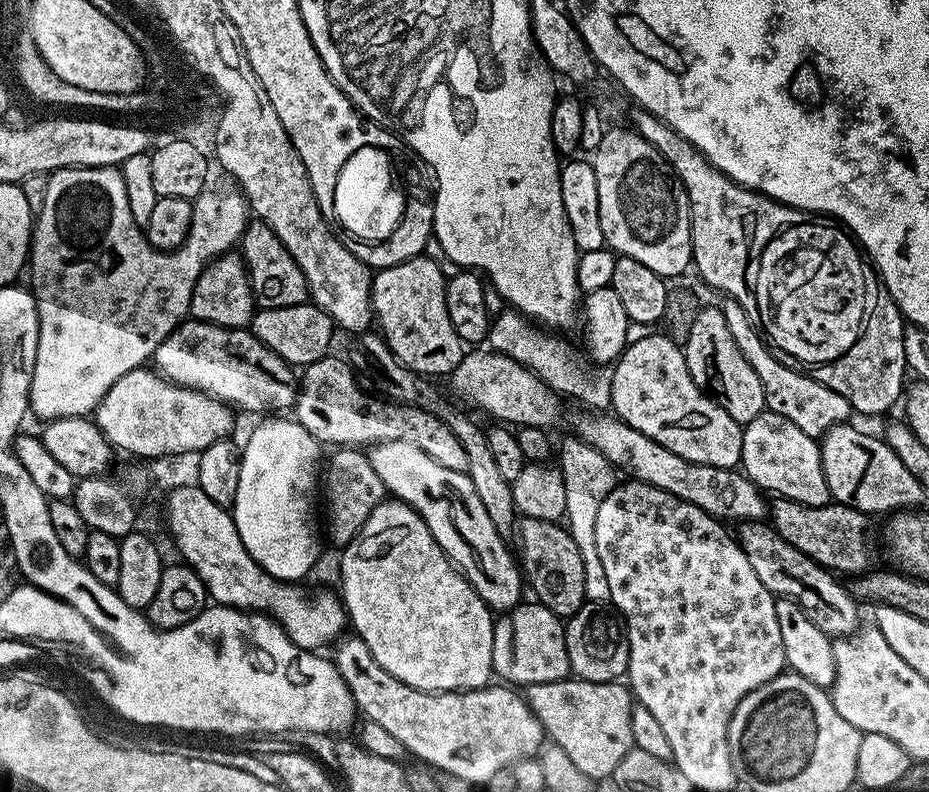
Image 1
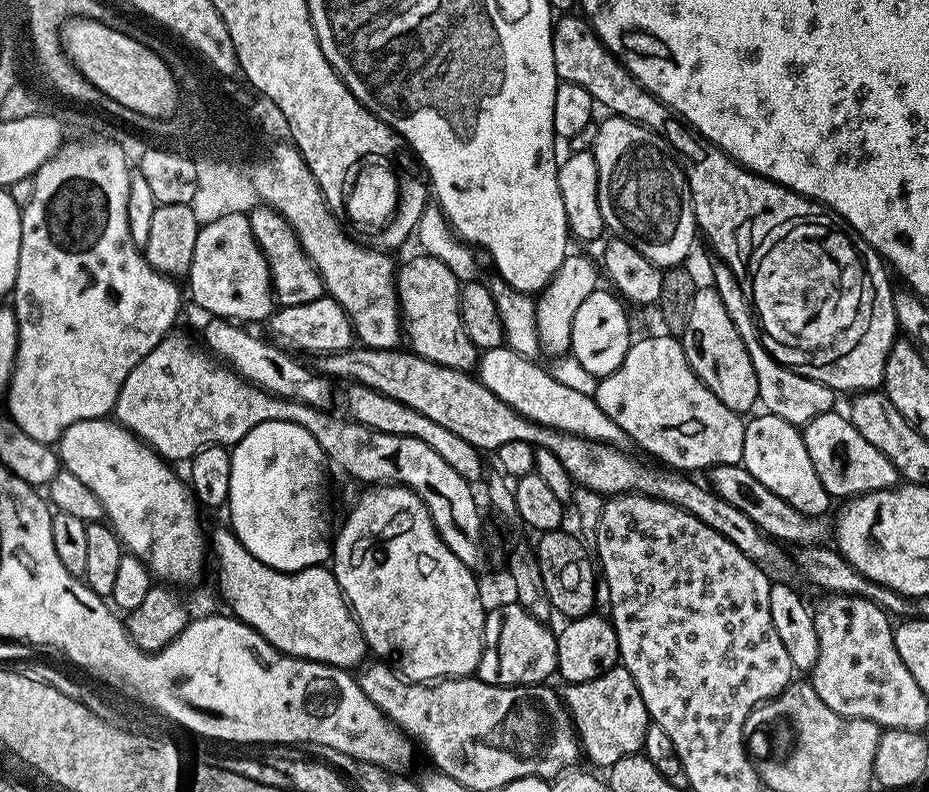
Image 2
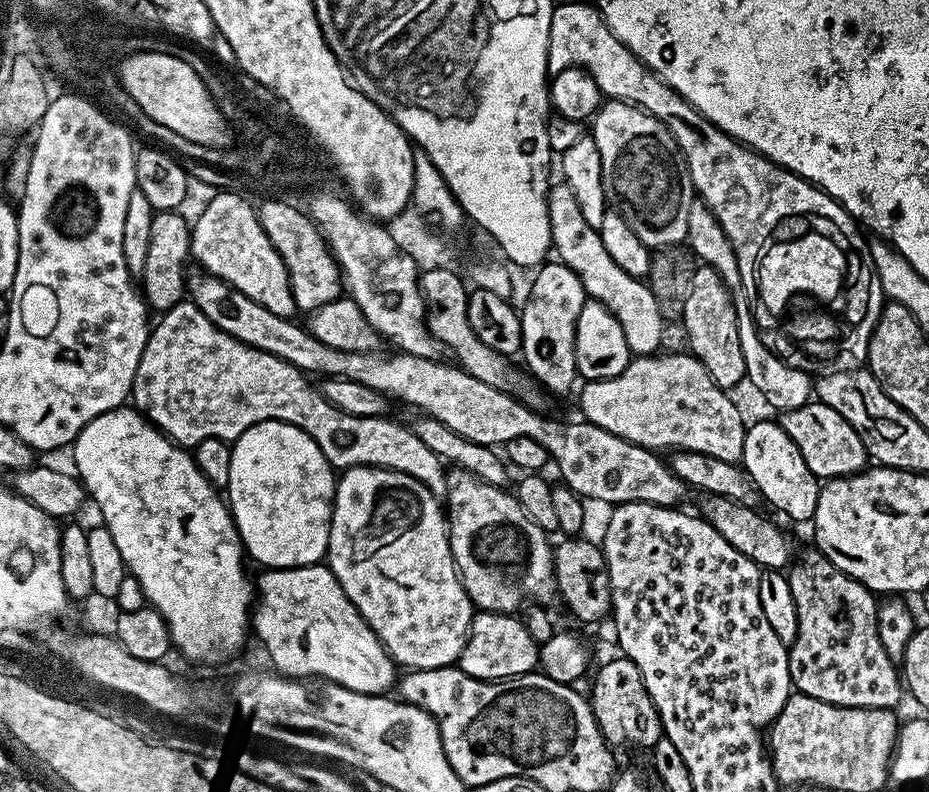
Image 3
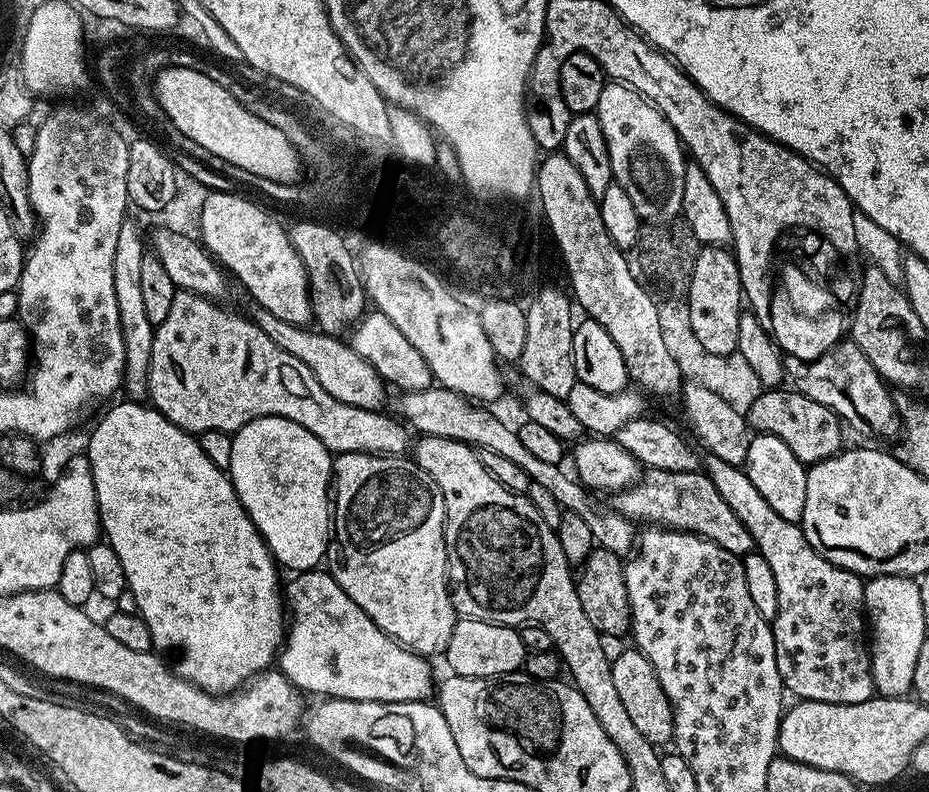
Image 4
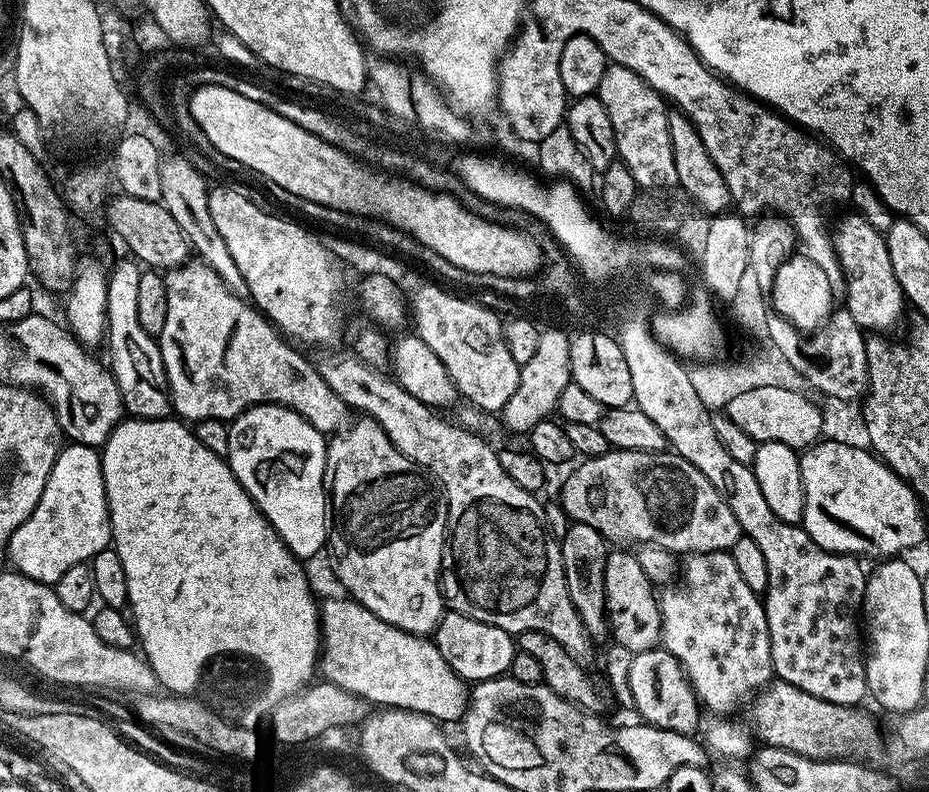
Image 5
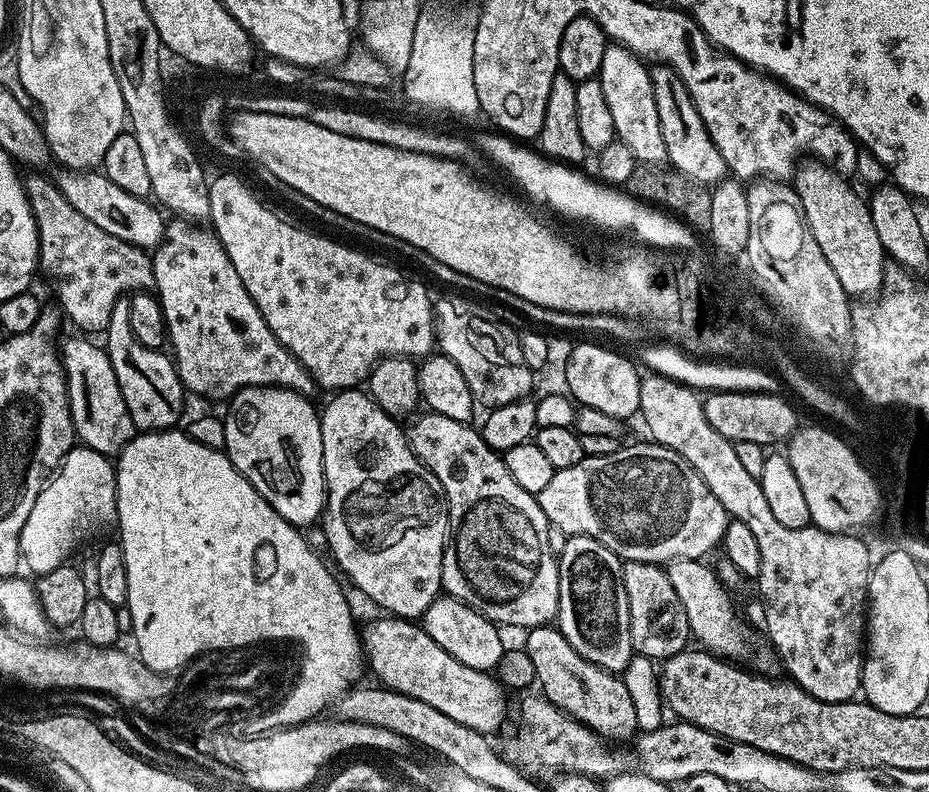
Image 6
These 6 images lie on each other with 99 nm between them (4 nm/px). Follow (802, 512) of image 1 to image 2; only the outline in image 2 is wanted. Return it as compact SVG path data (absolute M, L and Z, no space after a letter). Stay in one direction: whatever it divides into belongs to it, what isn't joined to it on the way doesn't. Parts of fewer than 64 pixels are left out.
M743 463L739 464L723 464L722 466L714 466L707 469L707 483L713 492L726 502L730 502L730 506L738 506L738 510L742 510L742 514L746 514L746 518L750 518L750 522L754 522L754 526L758 526L766 535L772 537L777 542L785 542L792 544L791 546L803 546L805 544L821 544L830 536L830 524L827 519L818 516L807 516L798 510L794 510L794 506L790 506L790 502L786 502L786 498L778 498L778 494L774 494L774 490L766 490L766 486L762 486L762 482L758 482L758 478L754 478L754 474L750 474L750 470L746 470Z

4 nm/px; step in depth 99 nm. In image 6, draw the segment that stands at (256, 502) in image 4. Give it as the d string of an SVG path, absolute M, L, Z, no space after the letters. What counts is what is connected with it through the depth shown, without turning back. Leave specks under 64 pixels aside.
M243 388L231 397L228 416L223 417L226 430L223 451L231 458L232 465L270 506L274 506L274 510L278 510L278 514L282 514L282 518L286 518L286 522L301 530L321 519L326 495L320 412L312 402L309 397L289 388Z

